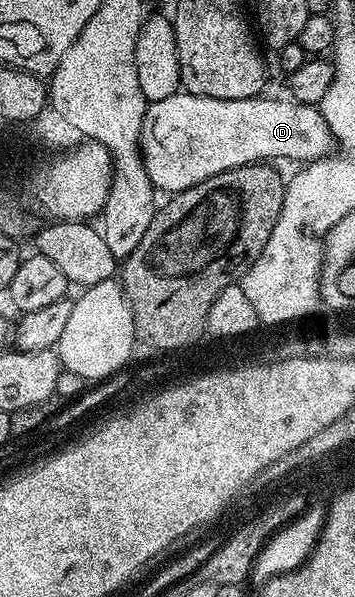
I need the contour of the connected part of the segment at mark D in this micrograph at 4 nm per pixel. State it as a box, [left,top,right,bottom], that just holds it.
[140,92,334,196]

